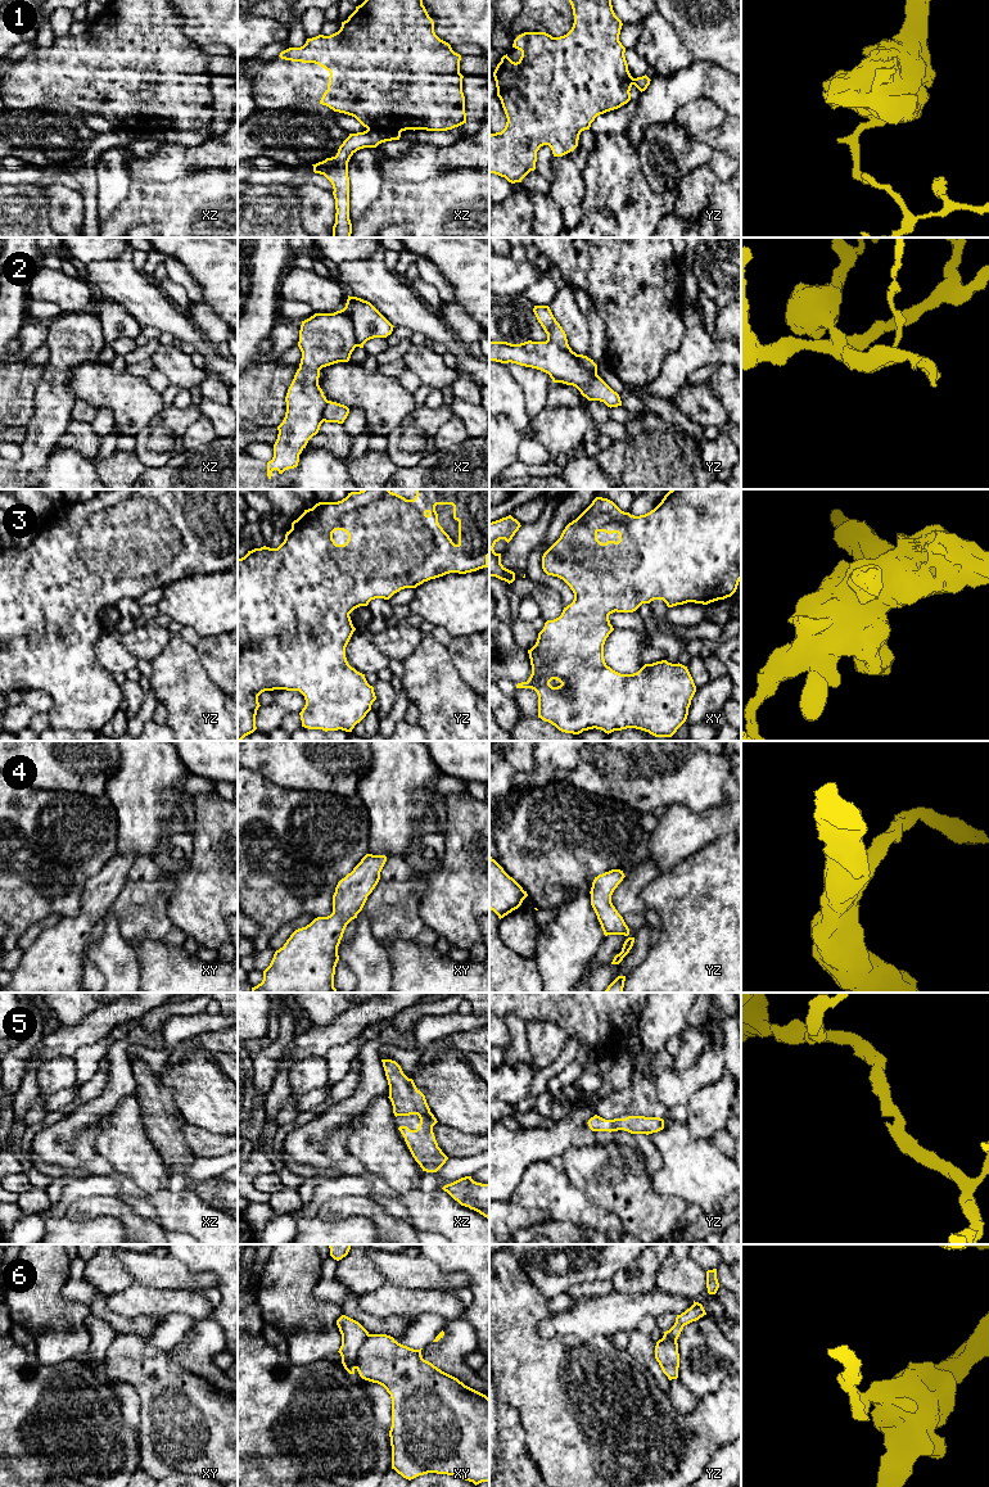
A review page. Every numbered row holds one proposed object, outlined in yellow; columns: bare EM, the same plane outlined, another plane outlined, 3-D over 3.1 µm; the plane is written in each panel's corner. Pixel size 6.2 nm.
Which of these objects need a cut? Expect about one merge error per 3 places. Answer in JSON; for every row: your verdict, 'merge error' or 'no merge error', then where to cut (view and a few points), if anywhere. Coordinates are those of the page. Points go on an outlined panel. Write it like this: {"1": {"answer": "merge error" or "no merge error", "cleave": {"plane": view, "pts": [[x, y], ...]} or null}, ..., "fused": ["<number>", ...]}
{"1": {"answer": "merge error", "cleave": {"plane": "xz", "pts": [[367, 129], [400, 132]]}}, "2": {"answer": "merge error", "cleave": {"plane": "yz", "pts": [[547, 339], [569, 351], [586, 369], [596, 375]]}}, "3": {"answer": "no merge error", "cleave": null}, "4": {"answer": "no merge error", "cleave": null}, "5": {"answer": "no merge error", "cleave": null}, "6": {"answer": "merge error", "cleave": {"plane": "xy", "pts": [[369, 1334], [358, 1350], [355, 1368]]}}, "fused": ["1", "2", "6"]}

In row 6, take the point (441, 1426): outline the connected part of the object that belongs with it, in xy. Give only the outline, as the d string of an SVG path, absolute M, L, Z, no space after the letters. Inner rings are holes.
M369 1334L363 1344L360 1347L356 1360L356 1369L360 1377L365 1380L383 1386L392 1398L392 1427L389 1430L392 1446L392 1469L394 1469L398 1474L408 1481L428 1473L437 1473L459 1477L473 1482L475 1486L482 1482L489 1483L489 1398L486 1395L465 1386L457 1378L442 1371L432 1362L424 1360L421 1356L421 1350L423 1348L414 1350L403 1346L393 1337L387 1334Z

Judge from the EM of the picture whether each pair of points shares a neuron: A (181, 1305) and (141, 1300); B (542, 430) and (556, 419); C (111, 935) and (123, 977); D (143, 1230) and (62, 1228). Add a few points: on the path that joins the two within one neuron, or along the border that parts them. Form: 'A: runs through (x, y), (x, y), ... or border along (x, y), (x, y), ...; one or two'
A: runs through (171, 1301), (152, 1301); one
B: runs through (546, 428), (552, 423); one
C: runs through (112, 945), (112, 954), (121, 967); one
D: border along (96, 1216), (113, 1216), (125, 1230); two

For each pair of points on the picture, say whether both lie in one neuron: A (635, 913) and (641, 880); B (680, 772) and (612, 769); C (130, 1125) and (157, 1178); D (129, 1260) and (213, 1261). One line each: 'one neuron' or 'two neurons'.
A: one neuron
B: one neuron
C: one neuron
D: two neurons

